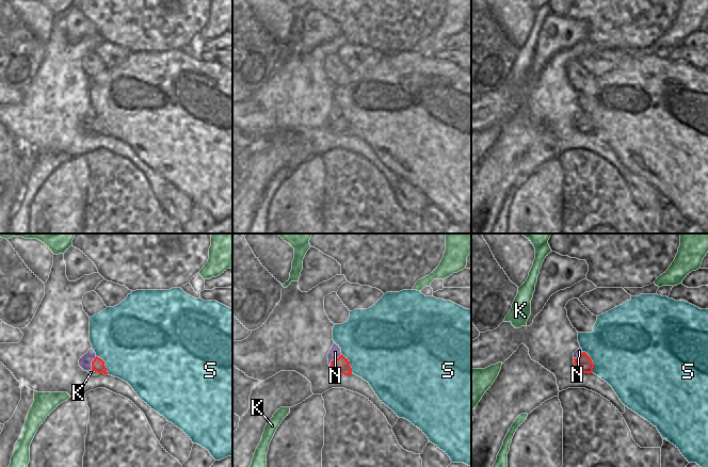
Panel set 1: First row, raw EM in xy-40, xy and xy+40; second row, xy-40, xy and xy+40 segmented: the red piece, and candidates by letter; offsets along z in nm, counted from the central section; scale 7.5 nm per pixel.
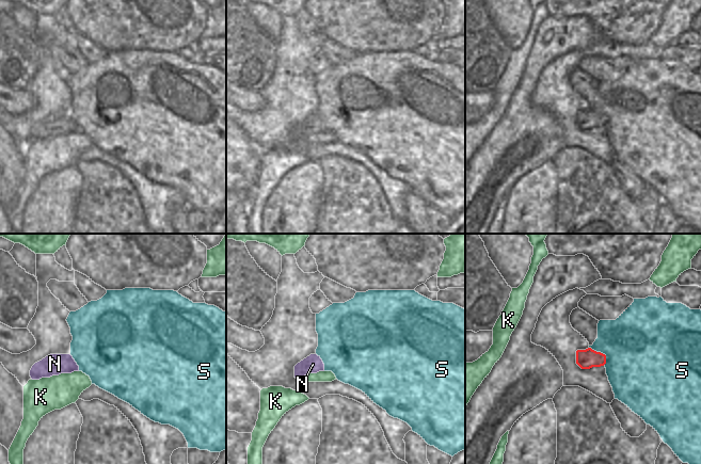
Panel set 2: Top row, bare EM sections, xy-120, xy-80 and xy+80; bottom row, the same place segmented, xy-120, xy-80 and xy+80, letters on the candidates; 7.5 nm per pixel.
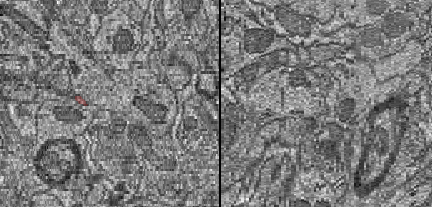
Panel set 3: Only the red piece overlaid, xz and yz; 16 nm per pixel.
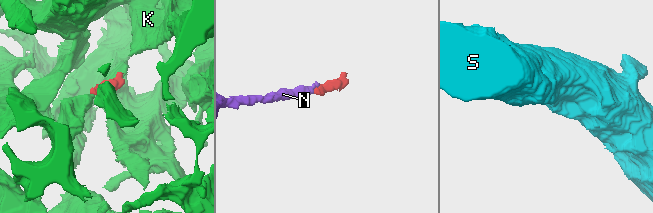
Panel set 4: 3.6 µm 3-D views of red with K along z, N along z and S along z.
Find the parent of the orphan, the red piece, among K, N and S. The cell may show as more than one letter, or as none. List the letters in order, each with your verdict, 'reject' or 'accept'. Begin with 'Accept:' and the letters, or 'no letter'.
Accept: N
K: reject
N: accept
S: reject

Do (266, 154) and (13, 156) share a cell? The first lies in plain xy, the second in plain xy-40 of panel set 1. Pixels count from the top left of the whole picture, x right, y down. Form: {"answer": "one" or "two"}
{"answer": "two"}

